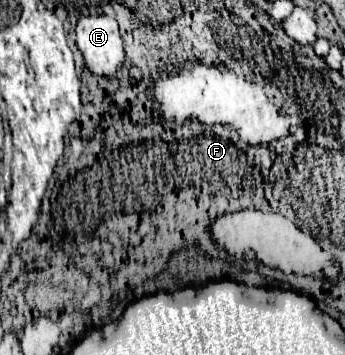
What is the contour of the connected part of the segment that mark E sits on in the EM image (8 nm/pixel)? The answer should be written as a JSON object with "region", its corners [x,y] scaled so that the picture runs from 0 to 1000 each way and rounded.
{"region":[[[241,45],[223,62],[223,135],[252,192],[299,220],[333,220],[362,175],[362,135],[339,56],[316,45]]]}

